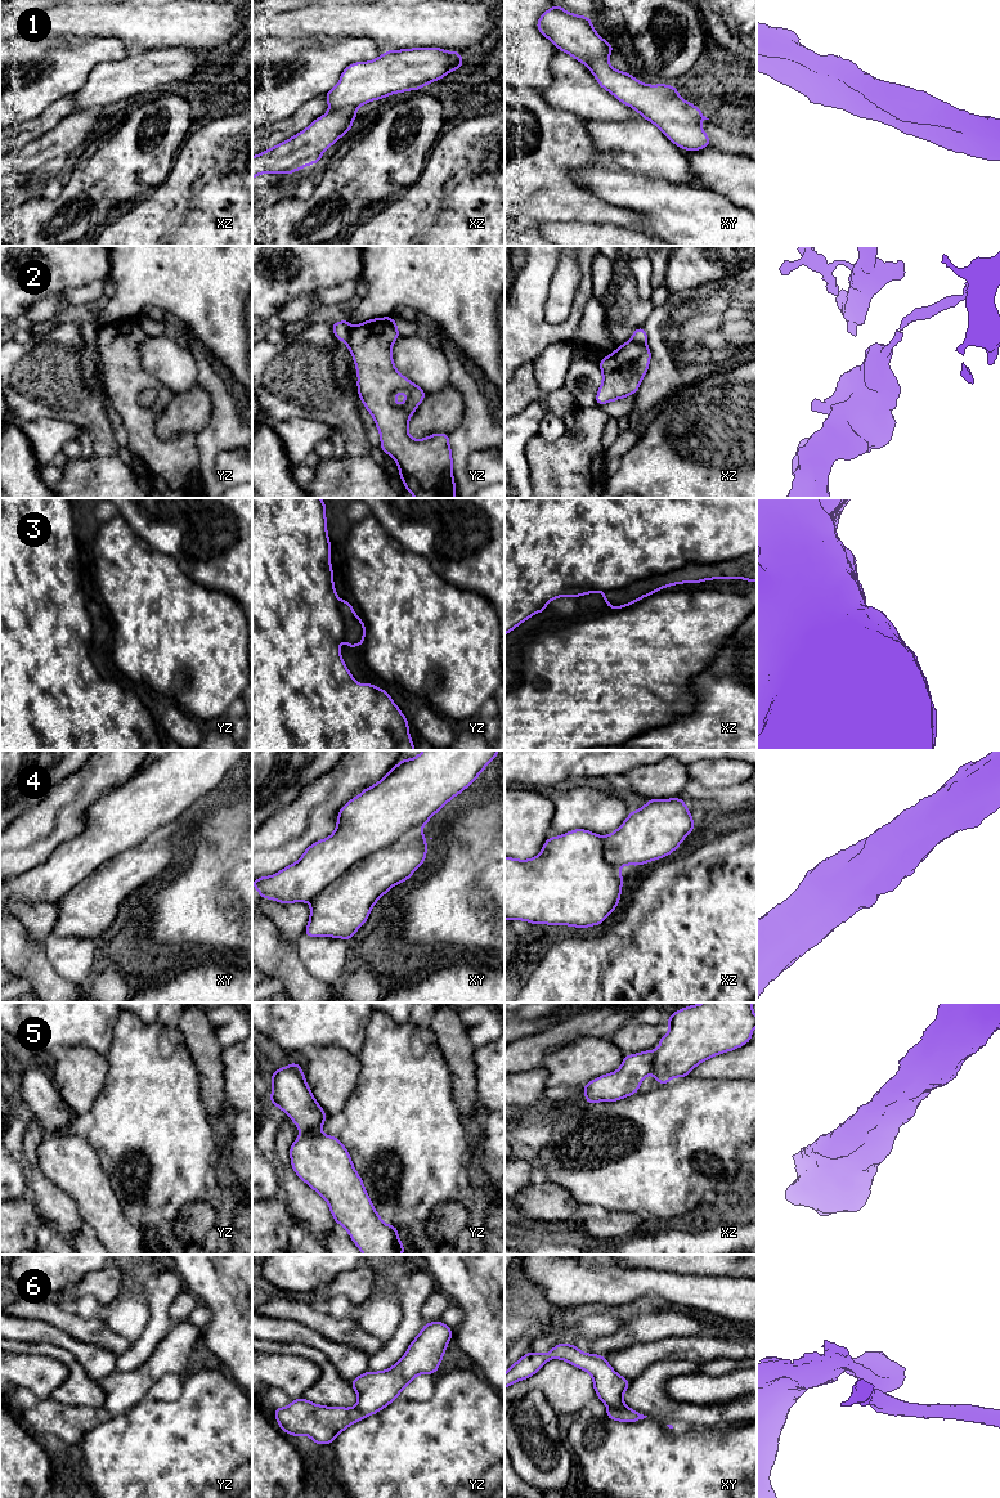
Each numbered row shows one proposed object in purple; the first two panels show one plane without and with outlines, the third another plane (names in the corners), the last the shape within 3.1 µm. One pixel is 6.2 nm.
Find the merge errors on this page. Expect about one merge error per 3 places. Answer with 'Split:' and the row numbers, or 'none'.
Split: 2, 3, 6

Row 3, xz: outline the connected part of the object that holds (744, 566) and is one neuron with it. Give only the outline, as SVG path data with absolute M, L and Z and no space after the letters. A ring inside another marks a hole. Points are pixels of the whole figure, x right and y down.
M757 550L723 562L692 562L681 569L656 574L622 588L605 591L604 600L609 609L620 609L668 586L680 583L694 584L710 579L746 579L750 583L757 582Z

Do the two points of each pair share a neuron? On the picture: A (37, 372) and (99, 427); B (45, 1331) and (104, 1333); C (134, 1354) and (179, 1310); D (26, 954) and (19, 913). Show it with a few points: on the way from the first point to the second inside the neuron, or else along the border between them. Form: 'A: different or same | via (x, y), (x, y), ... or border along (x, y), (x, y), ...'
A: same | via (53, 381), (84, 412)
B: different | border along (37, 1321), (50, 1323), (81, 1341), (94, 1344)
C: different | border along (182, 1290), (170, 1308), (171, 1322)
D: different | border along (13, 915), (34, 940), (43, 942)

